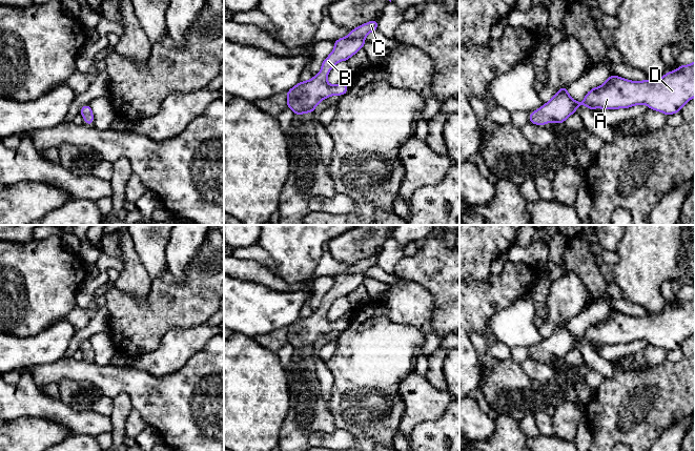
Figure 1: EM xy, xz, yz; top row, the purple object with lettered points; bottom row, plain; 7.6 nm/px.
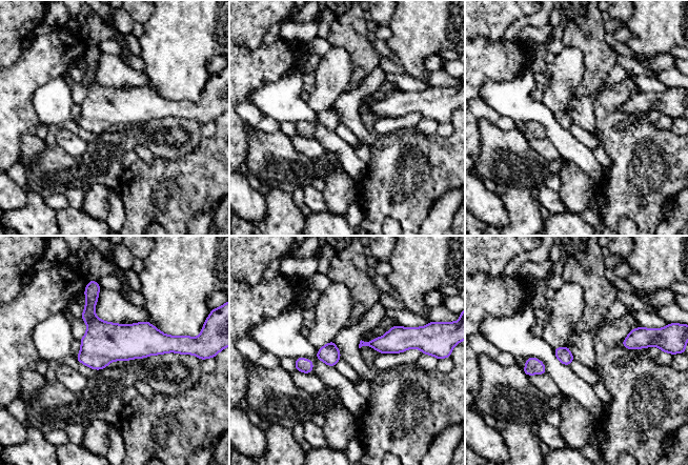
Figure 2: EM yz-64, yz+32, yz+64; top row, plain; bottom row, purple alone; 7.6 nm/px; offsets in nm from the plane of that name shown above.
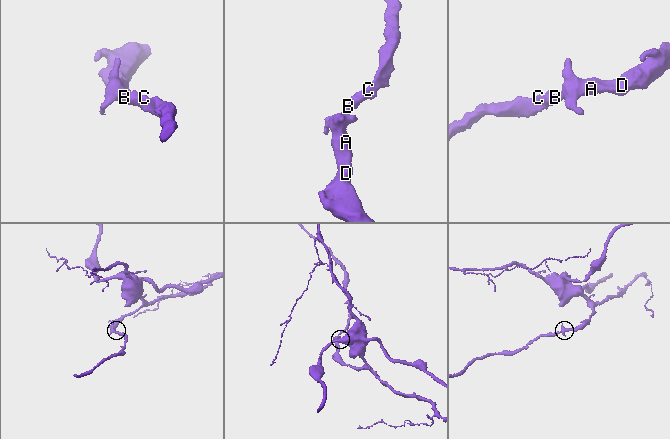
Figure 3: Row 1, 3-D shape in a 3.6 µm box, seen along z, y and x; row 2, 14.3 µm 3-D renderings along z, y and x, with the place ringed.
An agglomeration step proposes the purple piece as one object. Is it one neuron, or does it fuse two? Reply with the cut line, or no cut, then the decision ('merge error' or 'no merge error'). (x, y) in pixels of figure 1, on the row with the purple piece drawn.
no cut; no merge error

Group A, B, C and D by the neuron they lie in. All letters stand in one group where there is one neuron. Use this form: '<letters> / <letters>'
A B C D

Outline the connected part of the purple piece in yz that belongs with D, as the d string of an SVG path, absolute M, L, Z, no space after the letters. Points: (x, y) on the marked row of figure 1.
M695 60L691 65L679 65L677 70L667 73L661 79L655 81L643 80L640 82L634 82L631 80L626 80L621 77L610 75L609 79L602 85L589 90L582 102L576 102L575 100L573 100L567 93L567 86L561 87L548 103L544 104L540 108L530 114L529 122L536 125L545 125L548 122L564 123L570 115L575 114L576 108L581 104L592 110L594 110L596 107L599 107L601 109L616 109L628 108L637 104L646 104L650 109L661 111L668 116L680 111L682 106L694 97Z

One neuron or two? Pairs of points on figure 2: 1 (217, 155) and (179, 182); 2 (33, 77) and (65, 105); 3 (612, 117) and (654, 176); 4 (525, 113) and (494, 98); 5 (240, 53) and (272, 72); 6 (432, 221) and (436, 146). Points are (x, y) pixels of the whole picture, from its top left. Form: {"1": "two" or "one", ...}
{"1": "one", "2": "two", "3": "one", "4": "one", "5": "one", "6": "two"}

